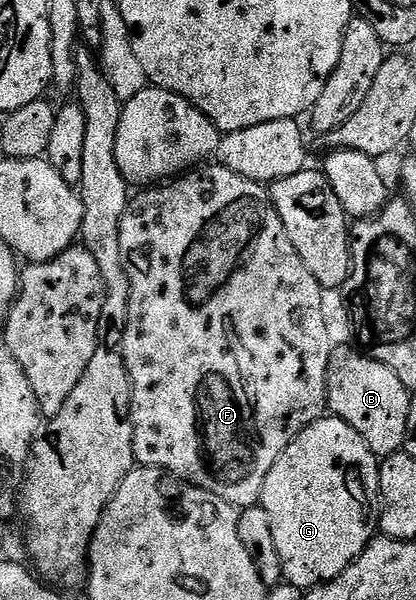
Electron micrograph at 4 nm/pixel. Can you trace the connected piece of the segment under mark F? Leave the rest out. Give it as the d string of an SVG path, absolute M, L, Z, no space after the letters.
M200 165L171 181L149 186L141 195L133 194L122 217L120 240L122 257L130 281L128 324L122 333L122 350L128 376L132 382L132 444L136 462L141 467L169 471L195 487L222 497L237 509L255 507L266 481L266 473L280 454L304 427L325 414L328 402L328 366L332 345L322 317L322 295L325 288L314 281L314 273L306 269L306 261L298 257L298 249L290 241L282 221L272 204L271 194L261 184L219 165Z

